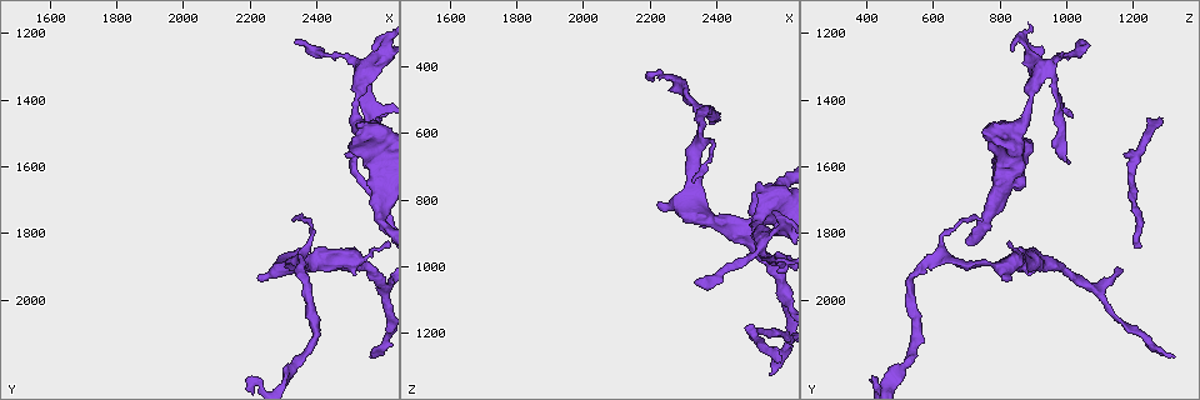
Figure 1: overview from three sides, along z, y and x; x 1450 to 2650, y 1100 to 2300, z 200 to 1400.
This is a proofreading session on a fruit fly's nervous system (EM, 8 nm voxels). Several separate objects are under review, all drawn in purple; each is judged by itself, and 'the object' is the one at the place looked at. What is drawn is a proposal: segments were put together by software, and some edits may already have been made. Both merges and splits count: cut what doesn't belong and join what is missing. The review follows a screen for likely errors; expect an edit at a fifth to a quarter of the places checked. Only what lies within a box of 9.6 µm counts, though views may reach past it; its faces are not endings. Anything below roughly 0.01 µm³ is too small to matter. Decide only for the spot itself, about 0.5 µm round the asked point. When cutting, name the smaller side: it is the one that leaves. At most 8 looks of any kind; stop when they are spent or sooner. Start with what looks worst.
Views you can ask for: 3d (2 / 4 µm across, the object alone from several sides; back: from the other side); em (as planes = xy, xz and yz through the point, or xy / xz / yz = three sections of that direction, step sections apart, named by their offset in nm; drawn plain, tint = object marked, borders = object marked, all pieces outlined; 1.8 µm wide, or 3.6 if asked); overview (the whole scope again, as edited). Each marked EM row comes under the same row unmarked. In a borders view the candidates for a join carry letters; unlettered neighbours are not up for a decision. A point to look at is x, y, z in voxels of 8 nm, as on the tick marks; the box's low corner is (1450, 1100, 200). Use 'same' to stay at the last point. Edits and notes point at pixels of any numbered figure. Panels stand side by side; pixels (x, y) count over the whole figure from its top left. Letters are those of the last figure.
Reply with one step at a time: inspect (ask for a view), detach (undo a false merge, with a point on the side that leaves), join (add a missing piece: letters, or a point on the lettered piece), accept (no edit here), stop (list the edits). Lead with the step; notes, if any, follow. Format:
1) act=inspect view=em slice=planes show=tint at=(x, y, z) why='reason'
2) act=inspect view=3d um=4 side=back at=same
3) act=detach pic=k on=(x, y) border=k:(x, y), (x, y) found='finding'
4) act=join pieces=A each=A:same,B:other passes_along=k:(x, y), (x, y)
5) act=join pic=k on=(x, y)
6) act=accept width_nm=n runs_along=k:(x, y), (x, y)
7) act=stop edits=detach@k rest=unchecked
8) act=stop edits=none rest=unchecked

act=inspect view=em slice=xy step=8 show=borders at=(2200, 2220, 410)

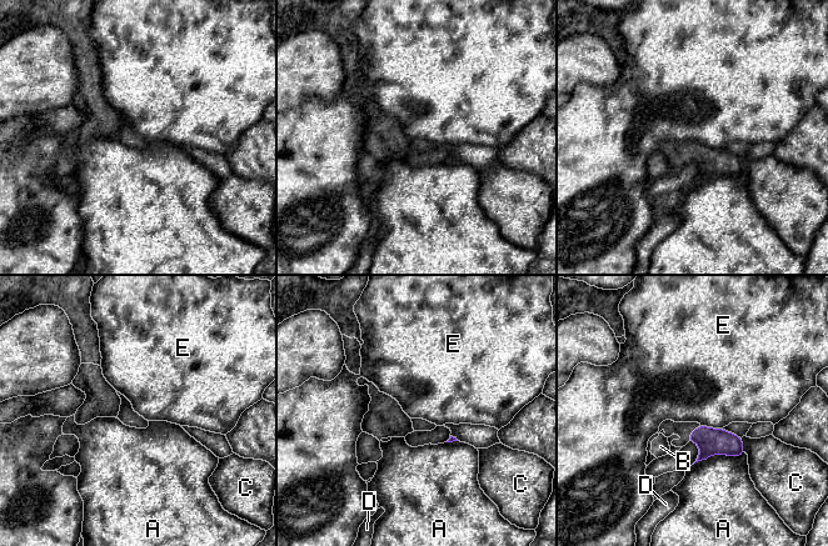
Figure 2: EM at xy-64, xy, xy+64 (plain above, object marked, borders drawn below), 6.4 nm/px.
act=inspect view=em slice=planes show=borders at=same

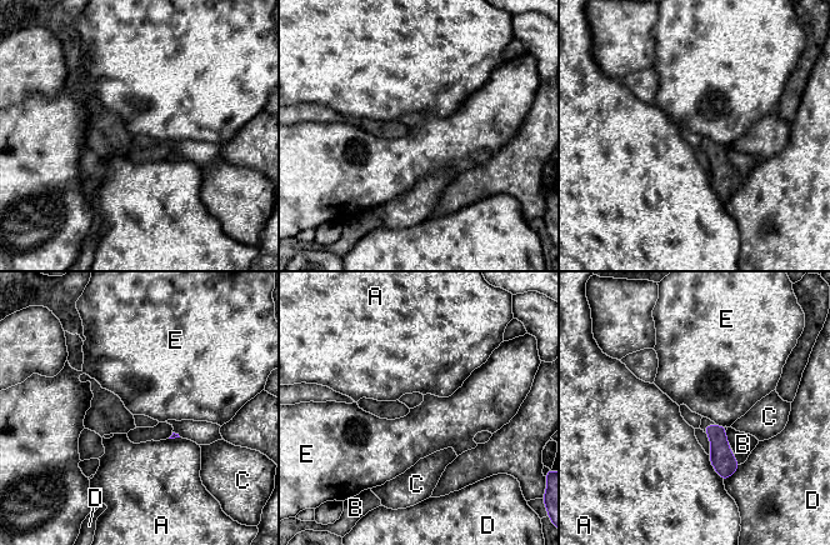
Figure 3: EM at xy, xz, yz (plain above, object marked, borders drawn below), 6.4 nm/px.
act=accept width_nm=90 each=A:other,B:other,C:other,D:other,E:other border=3:(716, 424), (724, 426) found='none of them fits'

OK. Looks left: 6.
act=inspect view=3d um=2 at=(2540, 1320, 910) why='narrows sharply'

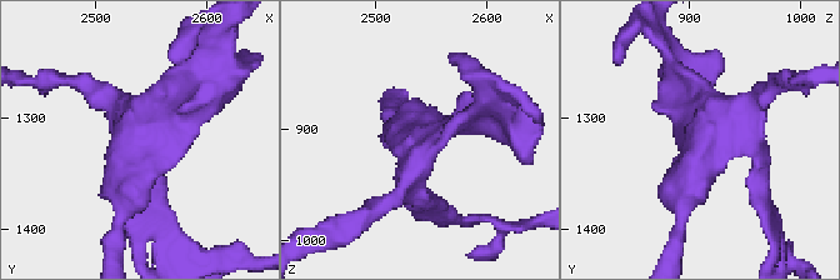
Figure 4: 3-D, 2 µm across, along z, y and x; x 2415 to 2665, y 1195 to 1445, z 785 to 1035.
act=inspect view=em slice=planes show=borders at=(2532, 1326, 918) why='shape alone is not enough'

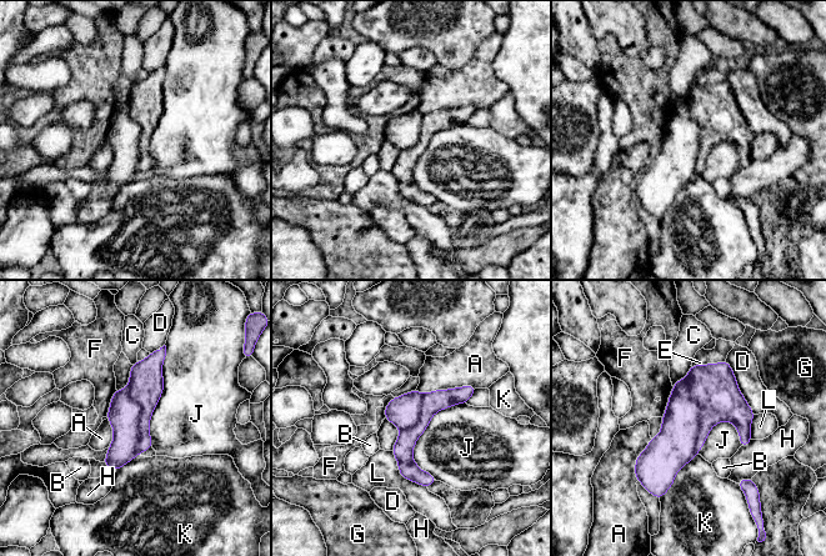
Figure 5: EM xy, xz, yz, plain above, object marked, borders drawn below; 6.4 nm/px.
act=detach pic=5 on=(714, 386) width_nm=260 each=A:other,B:other,C:other,D:other,E:other,F:other,G:other,H:other,J:other,K:other,L:other part_leaving=5:(471, 389), (425, 415), (406, 475) found='two cells meet here'

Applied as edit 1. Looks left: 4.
act=inspect view=overview

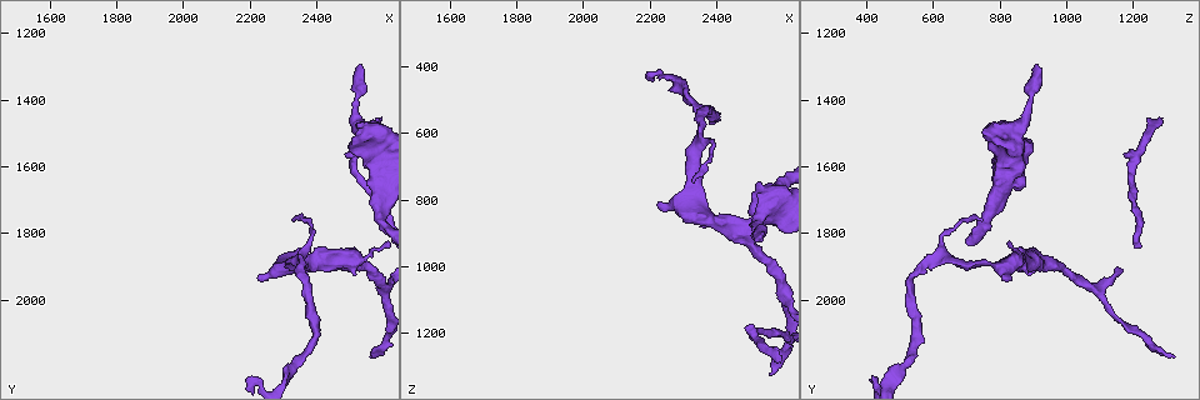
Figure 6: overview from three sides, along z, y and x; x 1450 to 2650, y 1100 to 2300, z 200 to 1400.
act=inspect view=3d um=2 at=(2510, 1560, 1200) why='branch point'

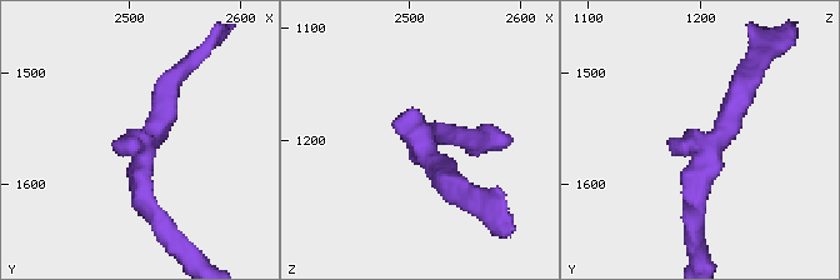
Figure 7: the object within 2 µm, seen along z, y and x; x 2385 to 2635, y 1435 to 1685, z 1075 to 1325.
act=inspect view=em slice=planes show=borders at=(2508, 1570, 1200)

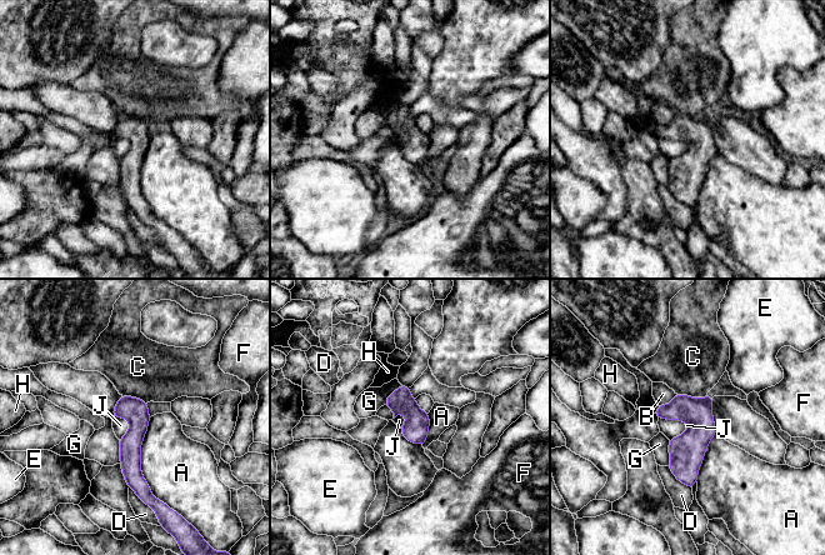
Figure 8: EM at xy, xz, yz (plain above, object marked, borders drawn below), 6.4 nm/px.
act=accept each=A:other,B:other,C:other,D:other,E:other,F:other,G:other,H:other,J:other border=8:(659, 418), (679, 419), (689, 428) found='all the same cell'

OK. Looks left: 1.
act=inspect view=em slice=planes show=borders at=(2560, 2170, 1320)

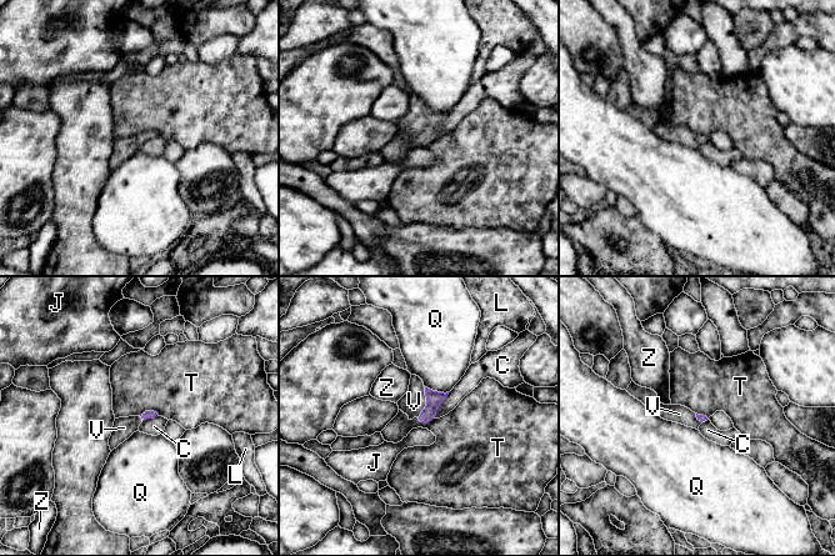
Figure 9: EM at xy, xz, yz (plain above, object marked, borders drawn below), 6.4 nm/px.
act=join pieces=V each=C:other,J:other,L:other,Q:other,T:other,V:same,Z:other passes_along=9:(434, 399), (428, 402), (414, 401) found='the cell continues'

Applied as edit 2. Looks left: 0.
act=stop edits=detach@5,join@9 rest=unchecked

